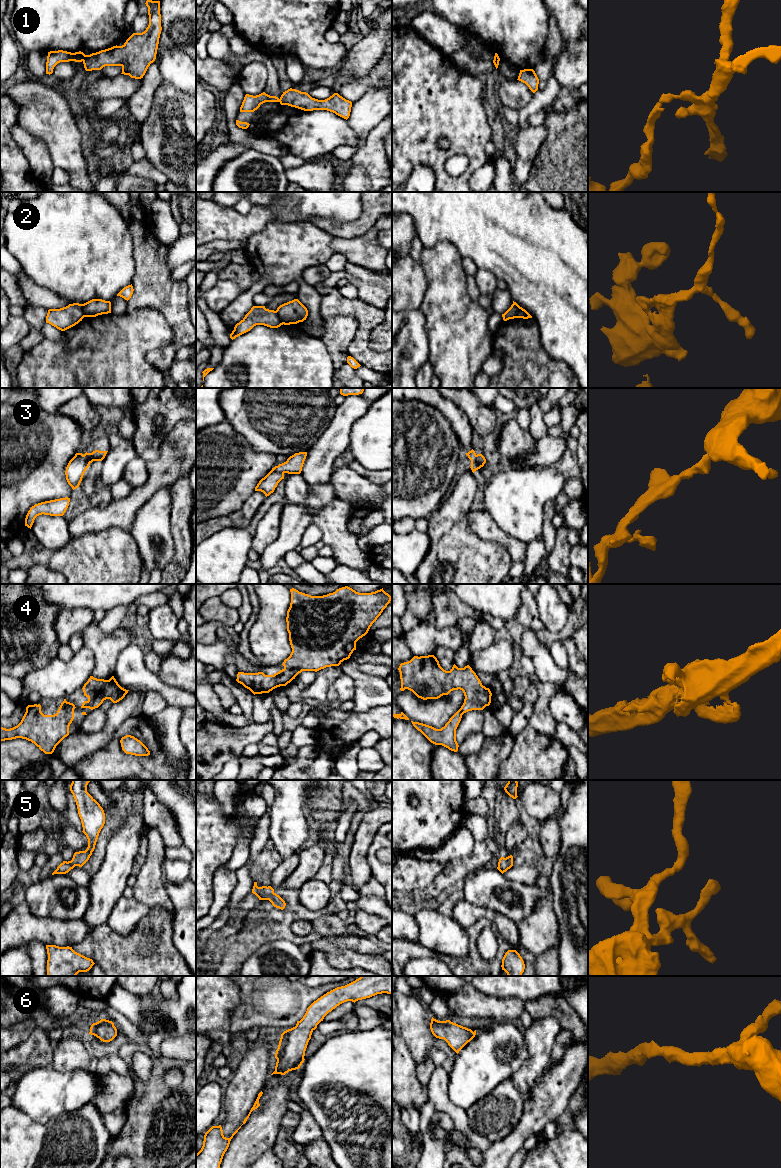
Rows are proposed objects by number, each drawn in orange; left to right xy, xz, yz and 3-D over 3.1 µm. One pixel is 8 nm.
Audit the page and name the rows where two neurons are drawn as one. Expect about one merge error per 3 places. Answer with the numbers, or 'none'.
1, 2

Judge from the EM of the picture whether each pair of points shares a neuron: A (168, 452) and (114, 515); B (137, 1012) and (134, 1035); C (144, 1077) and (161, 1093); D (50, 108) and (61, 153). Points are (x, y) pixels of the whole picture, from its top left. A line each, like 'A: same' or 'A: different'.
A: same
B: different
C: different
D: same

